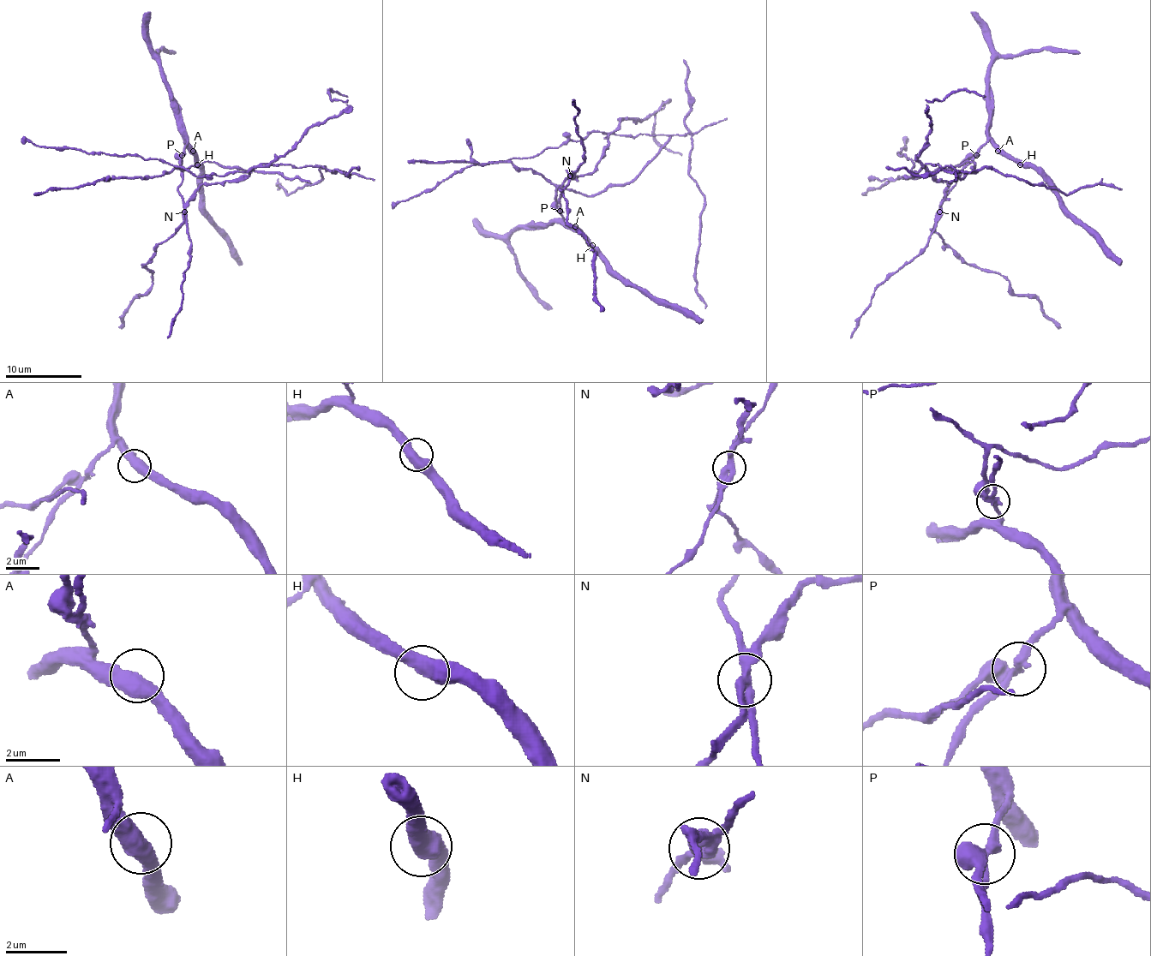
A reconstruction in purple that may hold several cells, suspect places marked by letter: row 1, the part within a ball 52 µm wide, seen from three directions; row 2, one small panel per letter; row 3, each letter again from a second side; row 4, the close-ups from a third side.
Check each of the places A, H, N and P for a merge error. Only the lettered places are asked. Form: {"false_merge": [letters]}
{"false_merge": ["N", "P"]}

